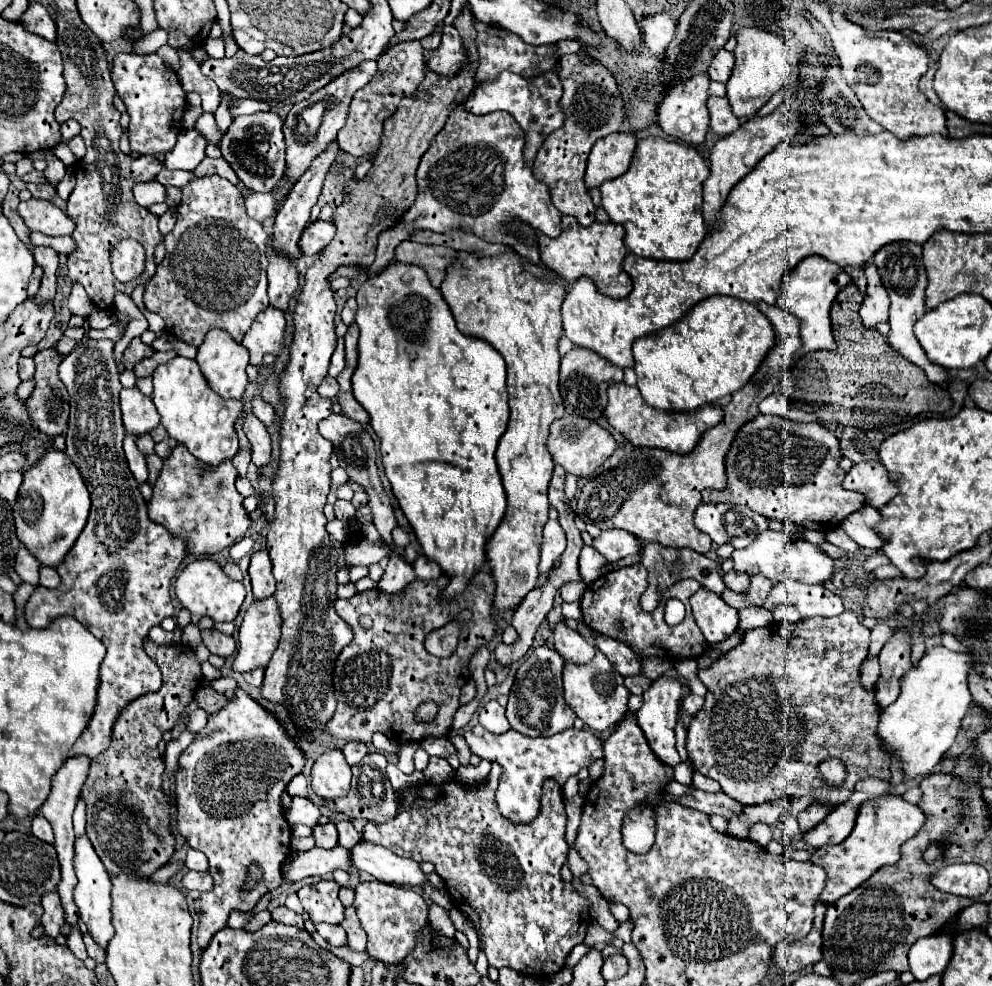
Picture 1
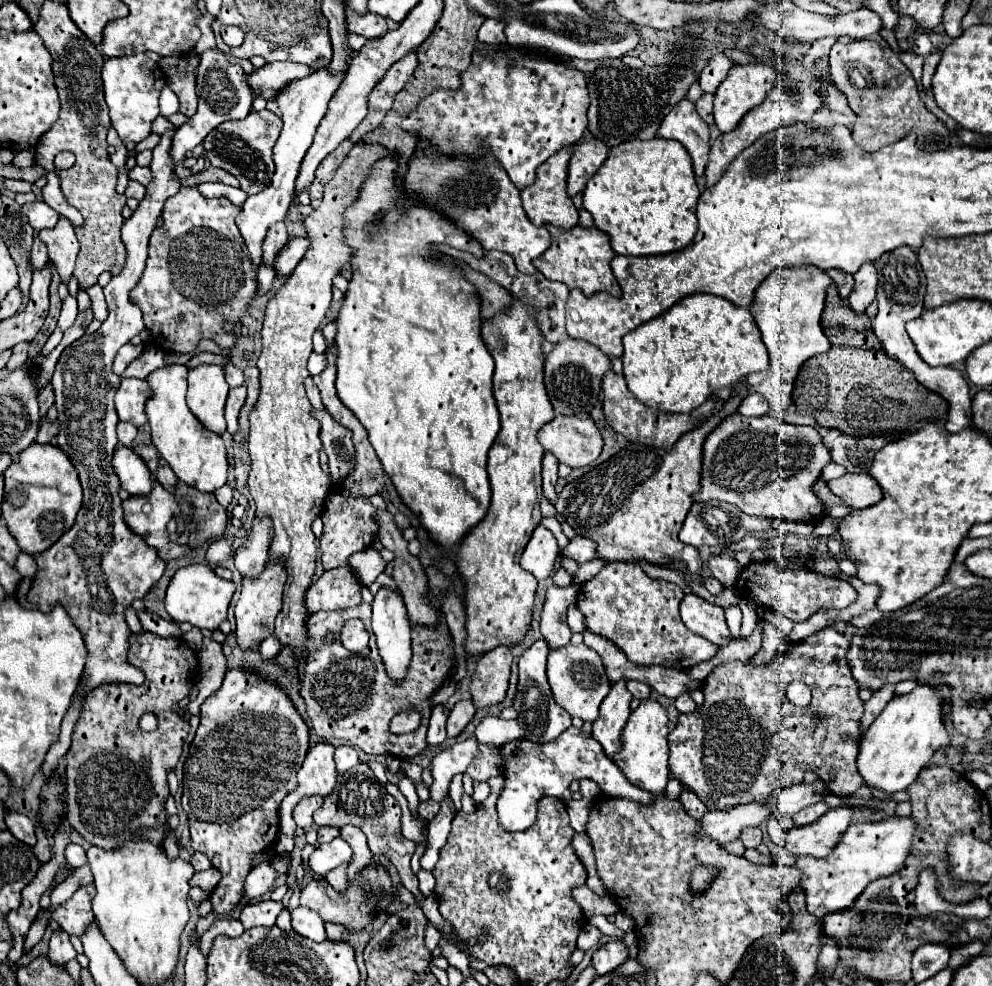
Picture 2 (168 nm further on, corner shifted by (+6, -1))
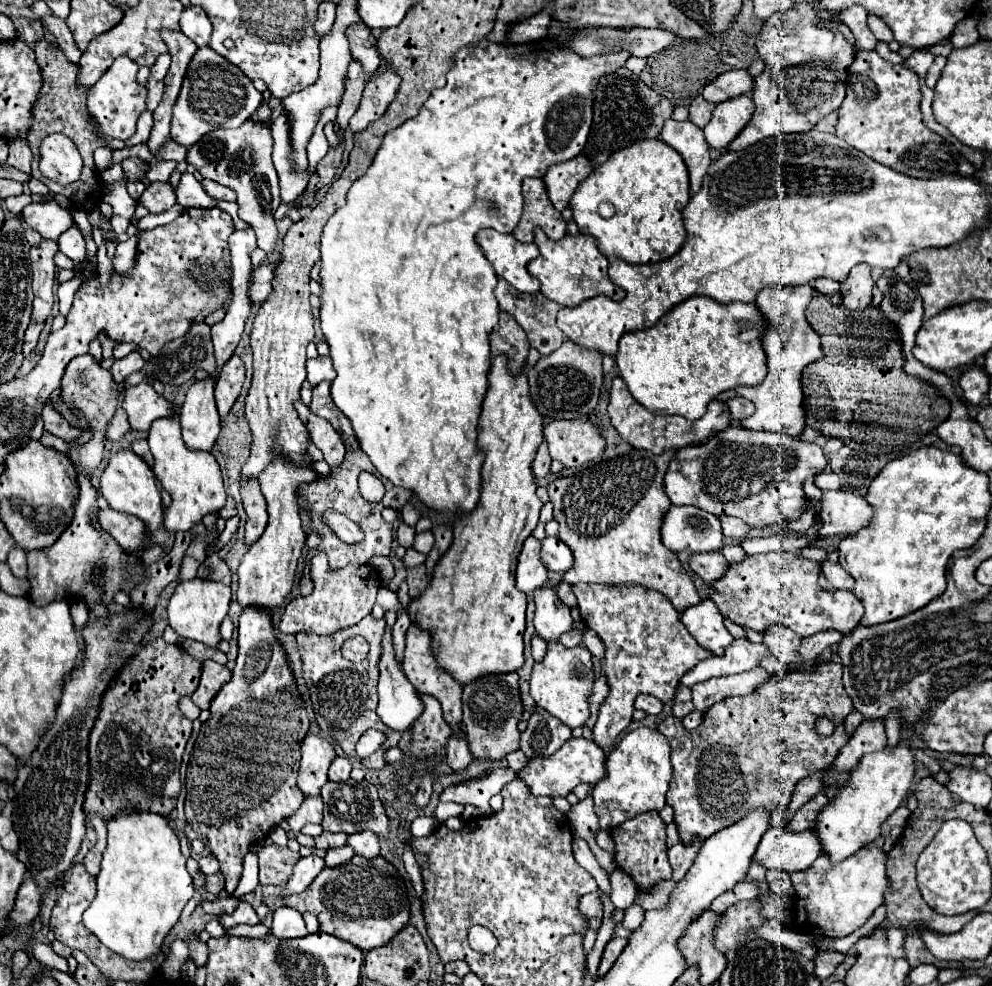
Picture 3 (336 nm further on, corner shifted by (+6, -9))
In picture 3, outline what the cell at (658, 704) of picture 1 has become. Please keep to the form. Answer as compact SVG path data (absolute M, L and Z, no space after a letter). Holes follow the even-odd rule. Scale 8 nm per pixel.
M639 727L627 733L617 749L609 753L605 771L607 775L595 785L591 793L603 831L613 831L617 825L639 813L661 811L665 807L665 793L669 791L671 783L671 761L669 743L657 729Z

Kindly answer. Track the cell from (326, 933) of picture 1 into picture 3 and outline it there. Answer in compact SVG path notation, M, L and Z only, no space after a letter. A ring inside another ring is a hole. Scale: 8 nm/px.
M279 907L273 913L273 923L271 923L271 935L279 939L293 939L293 937L305 937L305 921L297 909L289 907Z

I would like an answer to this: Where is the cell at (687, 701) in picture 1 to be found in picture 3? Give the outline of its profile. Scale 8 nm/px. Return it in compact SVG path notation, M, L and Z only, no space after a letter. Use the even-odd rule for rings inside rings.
M685 685L677 687L677 695L673 699L673 715L677 719L683 719L689 711L693 711L693 701L691 701L691 689Z

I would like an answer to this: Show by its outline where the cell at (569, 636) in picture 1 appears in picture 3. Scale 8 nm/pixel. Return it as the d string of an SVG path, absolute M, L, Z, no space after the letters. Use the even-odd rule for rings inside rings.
M541 587L533 591L535 617L533 625L541 639L557 641L563 633L571 631L573 619L569 607L557 597L553 587Z

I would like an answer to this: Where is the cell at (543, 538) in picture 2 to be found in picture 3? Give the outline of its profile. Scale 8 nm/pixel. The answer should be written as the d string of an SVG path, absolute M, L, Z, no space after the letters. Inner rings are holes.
M527 537L525 545L519 553L519 563L515 571L515 585L523 593L533 593L535 589L543 587L547 583L547 569L539 559L541 543L535 537Z

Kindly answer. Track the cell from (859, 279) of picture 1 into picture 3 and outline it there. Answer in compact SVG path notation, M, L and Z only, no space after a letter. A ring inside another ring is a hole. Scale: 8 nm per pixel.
M817 279L817 281L811 283L811 287L817 293L827 295L833 305L841 305L841 293L839 293L839 283L837 281L833 281L833 279Z

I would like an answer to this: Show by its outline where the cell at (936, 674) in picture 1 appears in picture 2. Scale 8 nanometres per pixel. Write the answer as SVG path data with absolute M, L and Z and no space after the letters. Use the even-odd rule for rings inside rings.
M917 685L911 693L895 695L889 701L861 739L857 767L869 787L879 787L889 795L907 789L935 751L949 743L943 723L943 703L941 689L933 685Z

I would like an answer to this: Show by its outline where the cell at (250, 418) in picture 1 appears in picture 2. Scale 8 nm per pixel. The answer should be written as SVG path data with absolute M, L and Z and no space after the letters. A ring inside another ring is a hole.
M239 387L239 389L231 389L229 397L227 397L227 405L225 405L225 419L227 419L227 431L229 433L237 433L239 429L239 411L245 405L245 397L247 397L247 389Z

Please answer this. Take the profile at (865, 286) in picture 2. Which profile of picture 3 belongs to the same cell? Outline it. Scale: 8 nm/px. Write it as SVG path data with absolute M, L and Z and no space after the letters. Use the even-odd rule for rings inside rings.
M861 263L855 265L849 273L849 277L841 283L841 297L843 297L843 307L853 309L853 311L863 311L873 297L873 277L871 277L871 267Z

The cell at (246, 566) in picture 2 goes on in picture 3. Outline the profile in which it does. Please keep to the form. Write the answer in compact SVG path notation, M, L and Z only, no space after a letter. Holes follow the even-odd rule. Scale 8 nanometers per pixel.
M249 479L245 485L241 485L241 501L247 513L245 543L253 545L261 537L267 525L267 505L257 479Z

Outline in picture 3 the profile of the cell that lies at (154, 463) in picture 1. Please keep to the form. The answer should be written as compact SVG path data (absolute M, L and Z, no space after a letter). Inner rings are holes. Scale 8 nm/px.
M137 439L137 441L133 441L131 451L135 451L141 459L145 459L145 461L149 463L149 467L153 465L153 455L149 453L149 447L147 447L147 441L145 441L145 439Z

